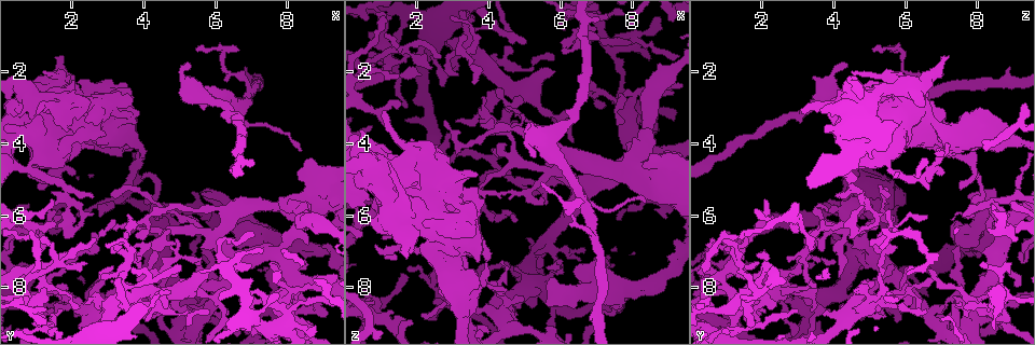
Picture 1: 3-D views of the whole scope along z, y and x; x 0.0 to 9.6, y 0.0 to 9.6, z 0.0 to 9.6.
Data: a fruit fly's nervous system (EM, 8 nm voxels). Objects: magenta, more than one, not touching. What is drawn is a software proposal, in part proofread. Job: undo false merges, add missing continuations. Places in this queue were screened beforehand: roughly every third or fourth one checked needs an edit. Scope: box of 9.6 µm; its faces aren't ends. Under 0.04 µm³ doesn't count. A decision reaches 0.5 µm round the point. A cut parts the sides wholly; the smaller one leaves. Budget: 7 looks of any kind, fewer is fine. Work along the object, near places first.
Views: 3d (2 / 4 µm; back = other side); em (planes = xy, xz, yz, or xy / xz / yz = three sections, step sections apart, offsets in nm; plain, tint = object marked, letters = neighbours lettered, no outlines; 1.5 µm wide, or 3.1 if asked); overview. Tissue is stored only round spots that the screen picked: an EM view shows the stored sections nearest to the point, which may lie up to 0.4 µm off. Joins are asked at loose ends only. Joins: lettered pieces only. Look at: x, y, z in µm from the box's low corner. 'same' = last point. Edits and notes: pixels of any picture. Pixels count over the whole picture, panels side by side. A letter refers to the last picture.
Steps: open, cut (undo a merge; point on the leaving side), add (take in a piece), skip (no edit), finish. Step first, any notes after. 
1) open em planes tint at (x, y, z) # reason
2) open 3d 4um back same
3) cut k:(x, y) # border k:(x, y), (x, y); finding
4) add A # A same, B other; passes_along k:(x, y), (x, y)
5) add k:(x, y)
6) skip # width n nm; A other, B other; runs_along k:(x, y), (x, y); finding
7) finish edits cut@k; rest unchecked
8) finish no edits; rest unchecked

open em xz step 8 tint at (0.95, 6.60, 0.85) # abrupt turn

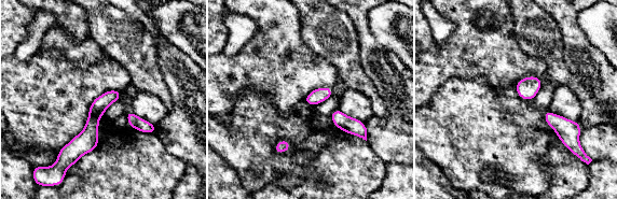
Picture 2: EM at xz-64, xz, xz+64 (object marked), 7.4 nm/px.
open em planes letters same # cut it another way

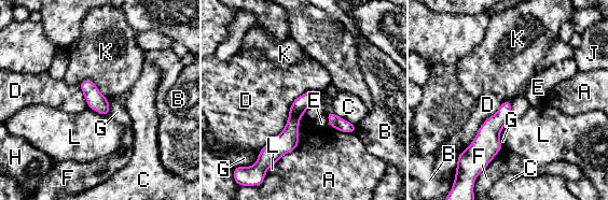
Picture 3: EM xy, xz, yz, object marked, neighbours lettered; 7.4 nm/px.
skip # A other, B other, C other, D other, E other, F other, G other, H other, J other, K other, L other; runs_along 3:(316, 93), (271, 154); one neuron here

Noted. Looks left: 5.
open 3d 2um at (2.70, 6.70, 1.60) # an open end

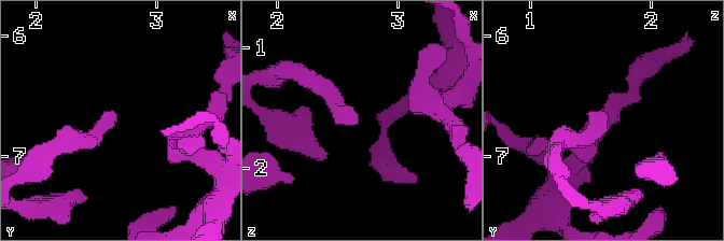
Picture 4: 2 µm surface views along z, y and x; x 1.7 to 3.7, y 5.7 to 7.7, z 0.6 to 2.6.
open em planes letters at (2.66, 6.66, 1.62) # shape alone is not enough

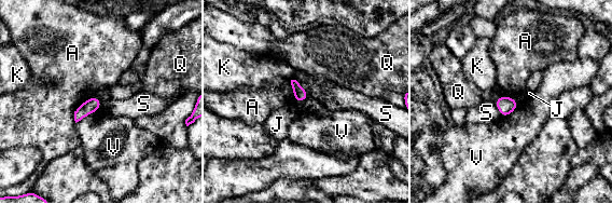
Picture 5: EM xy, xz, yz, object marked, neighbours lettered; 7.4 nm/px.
skip # A other, J other, K other, Q other, S other, V other; border 5:(494, 102), (501, 117); no lettered piece goes on from it

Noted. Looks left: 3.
open em yz step 8 letters at (2.55, 5.50, 4.00) # tapers out

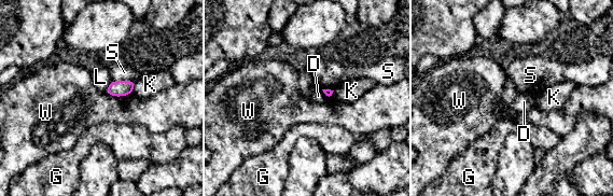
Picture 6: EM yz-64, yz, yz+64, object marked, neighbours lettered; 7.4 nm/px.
skip # D other, G other, K other, L other, S other, W other; border 6:(103, 92), (113, 96), (131, 94); none of them fits

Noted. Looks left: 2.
finish no edits; rest unchecked

